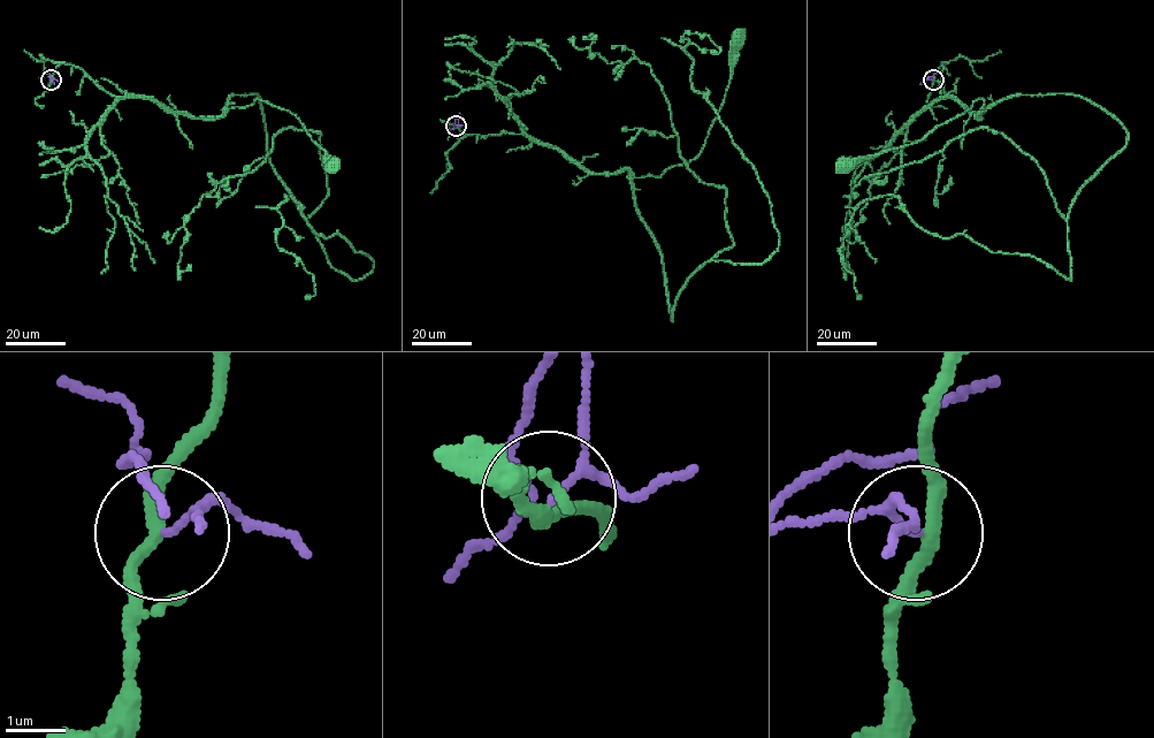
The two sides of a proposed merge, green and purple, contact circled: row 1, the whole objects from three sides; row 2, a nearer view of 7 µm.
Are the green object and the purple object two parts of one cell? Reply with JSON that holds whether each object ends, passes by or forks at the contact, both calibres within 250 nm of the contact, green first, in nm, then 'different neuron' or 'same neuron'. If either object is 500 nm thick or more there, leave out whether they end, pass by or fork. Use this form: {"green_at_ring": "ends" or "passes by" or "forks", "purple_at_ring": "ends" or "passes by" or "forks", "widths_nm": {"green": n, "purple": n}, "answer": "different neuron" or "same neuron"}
{"green_at_ring": "passes by", "purple_at_ring": "passes by", "widths_nm": {"green": 240, "purple": 90}, "answer": "different neuron"}

